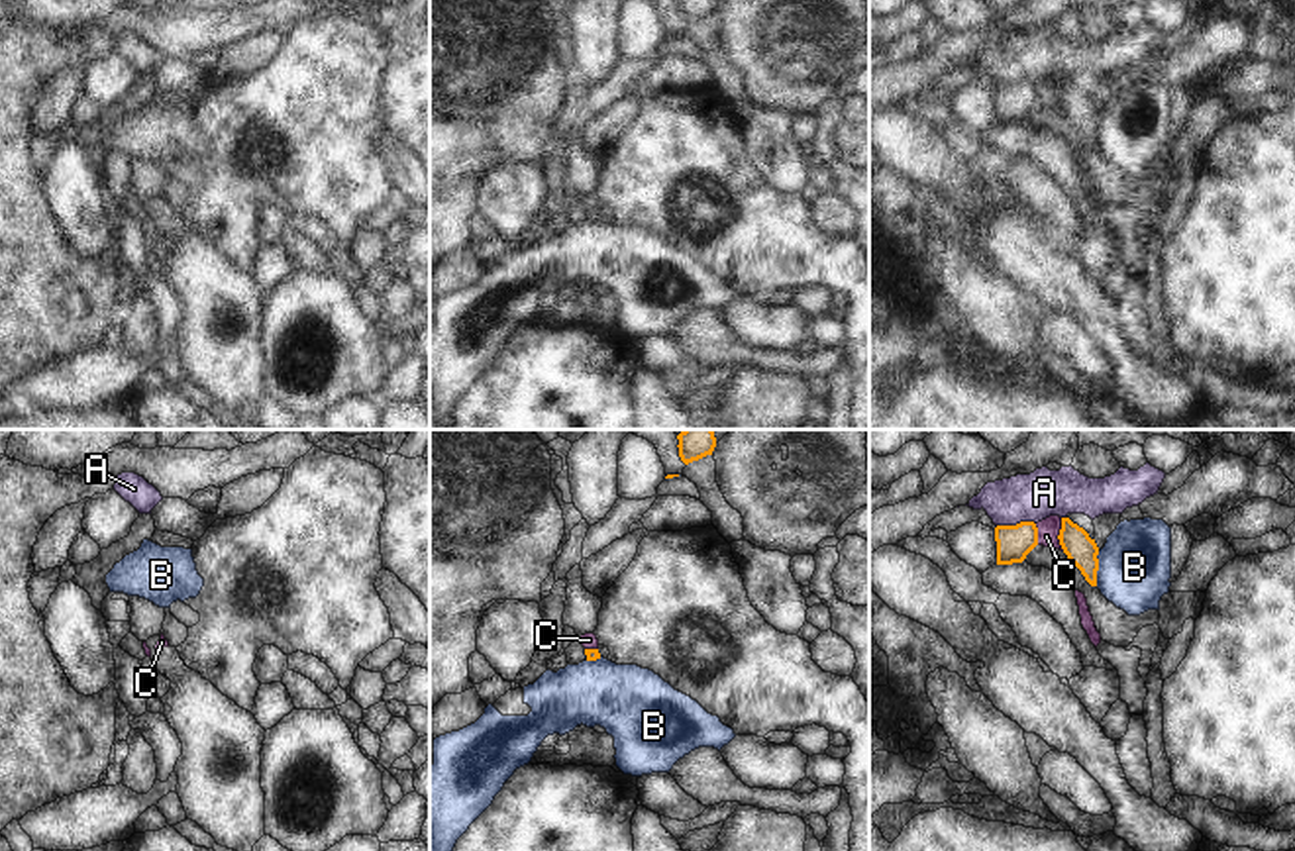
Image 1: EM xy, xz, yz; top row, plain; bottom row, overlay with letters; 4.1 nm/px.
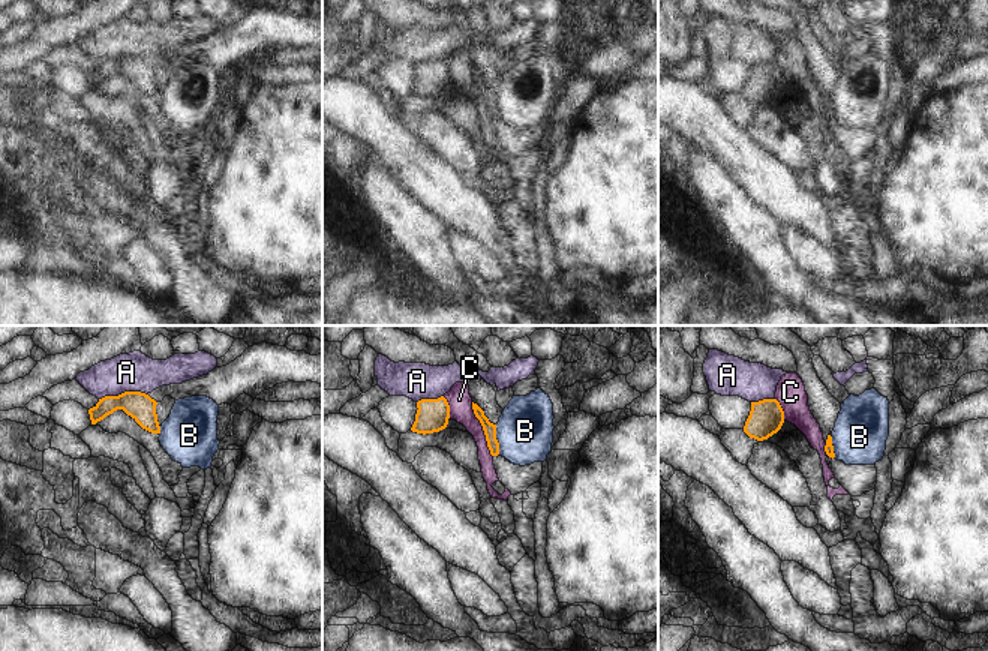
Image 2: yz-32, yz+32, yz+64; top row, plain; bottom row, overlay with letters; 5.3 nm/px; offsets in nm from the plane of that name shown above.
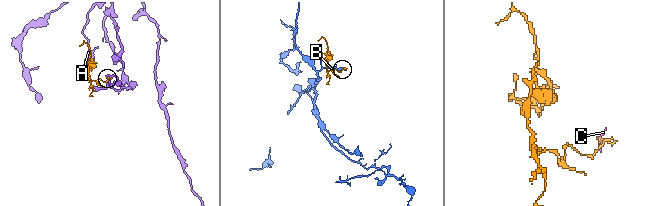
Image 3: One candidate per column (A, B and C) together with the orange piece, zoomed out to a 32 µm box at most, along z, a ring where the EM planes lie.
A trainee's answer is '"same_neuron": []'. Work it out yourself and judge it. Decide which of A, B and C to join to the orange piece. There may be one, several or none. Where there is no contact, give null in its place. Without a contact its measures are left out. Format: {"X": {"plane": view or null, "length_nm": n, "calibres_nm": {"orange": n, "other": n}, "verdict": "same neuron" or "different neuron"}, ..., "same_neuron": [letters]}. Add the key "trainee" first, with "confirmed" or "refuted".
{"trainee": "confirmed", "A": {"plane": "yz", "length_nm": 160, "calibres_nm": {"orange": 140, "other": 200}, "verdict": "different neuron"}, "B": {"plane": "yz", "length_nm": 140, "calibres_nm": {"orange": 120, "other": 300}, "verdict": "different neuron"}, "C": {"plane": "yz", "length_nm": 140, "calibres_nm": {"orange": 120, "other": 90}, "verdict": "different neuron"}, "same_neuron": []}

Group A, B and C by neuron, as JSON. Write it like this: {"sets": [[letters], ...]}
{"sets": [["A"], ["B"], ["C"]]}

